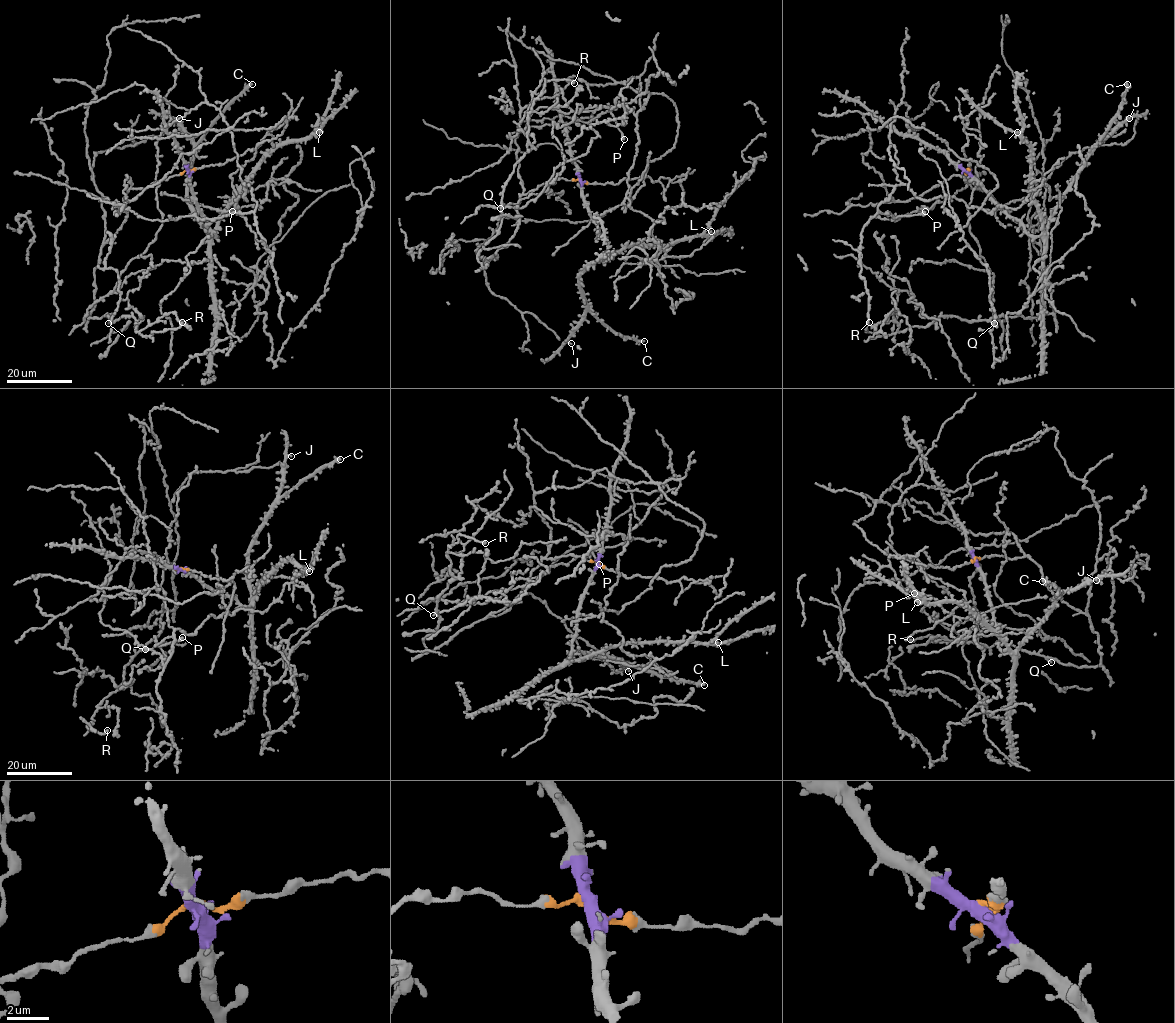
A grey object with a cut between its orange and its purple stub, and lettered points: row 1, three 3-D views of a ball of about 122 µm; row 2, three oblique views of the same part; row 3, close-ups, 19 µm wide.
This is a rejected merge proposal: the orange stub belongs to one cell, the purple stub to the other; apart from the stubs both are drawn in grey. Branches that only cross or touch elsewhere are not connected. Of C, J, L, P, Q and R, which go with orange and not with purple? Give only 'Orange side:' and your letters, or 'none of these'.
Orange side: P, Q, R

